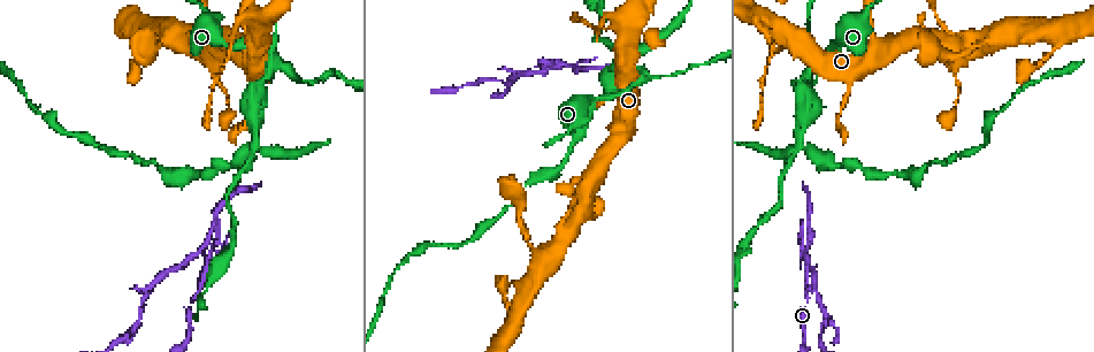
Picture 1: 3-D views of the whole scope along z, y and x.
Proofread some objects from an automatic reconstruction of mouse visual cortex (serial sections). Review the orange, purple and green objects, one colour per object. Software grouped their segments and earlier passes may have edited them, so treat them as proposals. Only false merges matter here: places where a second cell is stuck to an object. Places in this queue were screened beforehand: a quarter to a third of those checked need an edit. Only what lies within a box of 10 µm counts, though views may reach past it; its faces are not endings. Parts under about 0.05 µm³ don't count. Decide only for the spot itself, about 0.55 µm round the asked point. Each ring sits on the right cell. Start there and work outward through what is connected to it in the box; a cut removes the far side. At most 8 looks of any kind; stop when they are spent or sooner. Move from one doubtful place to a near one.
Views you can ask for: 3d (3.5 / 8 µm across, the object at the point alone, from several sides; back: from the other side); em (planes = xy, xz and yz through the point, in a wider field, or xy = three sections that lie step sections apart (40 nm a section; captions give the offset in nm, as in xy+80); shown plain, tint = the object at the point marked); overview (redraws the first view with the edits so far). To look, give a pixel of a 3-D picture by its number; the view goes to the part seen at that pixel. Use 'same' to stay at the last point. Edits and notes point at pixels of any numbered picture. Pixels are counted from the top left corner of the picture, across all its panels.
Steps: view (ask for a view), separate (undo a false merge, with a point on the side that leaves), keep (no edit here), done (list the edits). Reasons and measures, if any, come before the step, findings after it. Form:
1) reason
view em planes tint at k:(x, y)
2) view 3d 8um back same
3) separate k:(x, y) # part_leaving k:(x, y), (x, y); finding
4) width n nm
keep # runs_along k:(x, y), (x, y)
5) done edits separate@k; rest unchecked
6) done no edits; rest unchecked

view 3d 8um at 1:(210, 55)

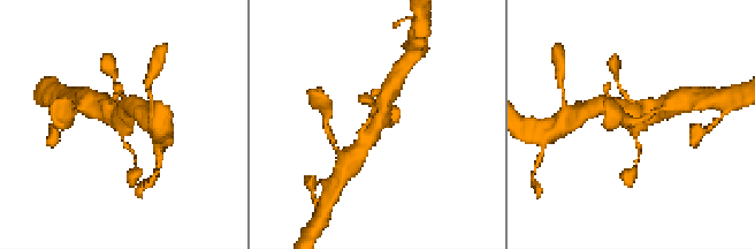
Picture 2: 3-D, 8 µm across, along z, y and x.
view em xy step 1 tint same

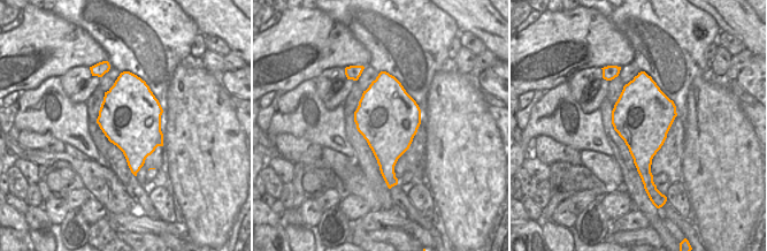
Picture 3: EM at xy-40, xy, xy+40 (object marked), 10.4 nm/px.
width 650 nm
keep # runs_along 2:(393, 87), (375, 128), (364, 142); all the same cell

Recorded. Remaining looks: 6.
sharp bend
view 3d 3.5um at 1:(275, 56)

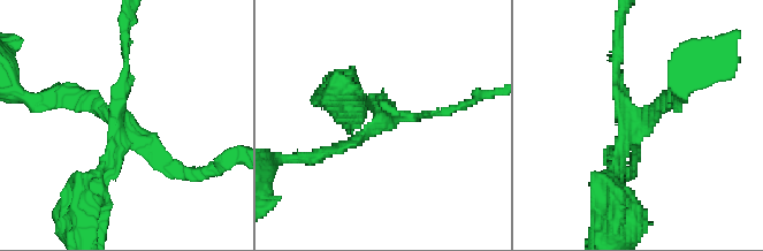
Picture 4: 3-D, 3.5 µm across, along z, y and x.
view em xy step 5 tint at 4:(383, 122)

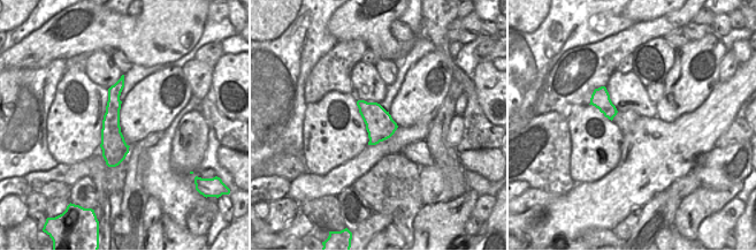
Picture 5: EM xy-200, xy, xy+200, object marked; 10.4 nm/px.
view em xy step 1 tint same

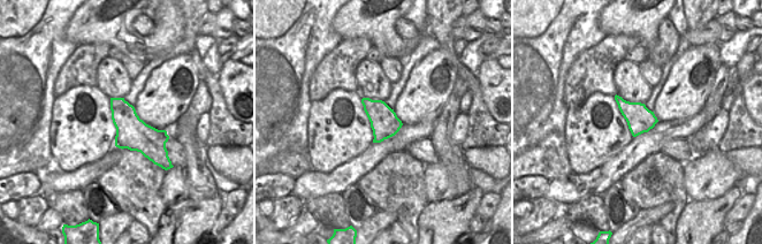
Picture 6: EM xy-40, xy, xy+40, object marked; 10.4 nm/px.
arm_widths 150, 150, 150, 150 nm
separate 4:(124, 73) # part_leaving 4:(120, 142), (77, 205), (74, 234); two cells meet here

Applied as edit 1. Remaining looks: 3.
see it whole again
view overview

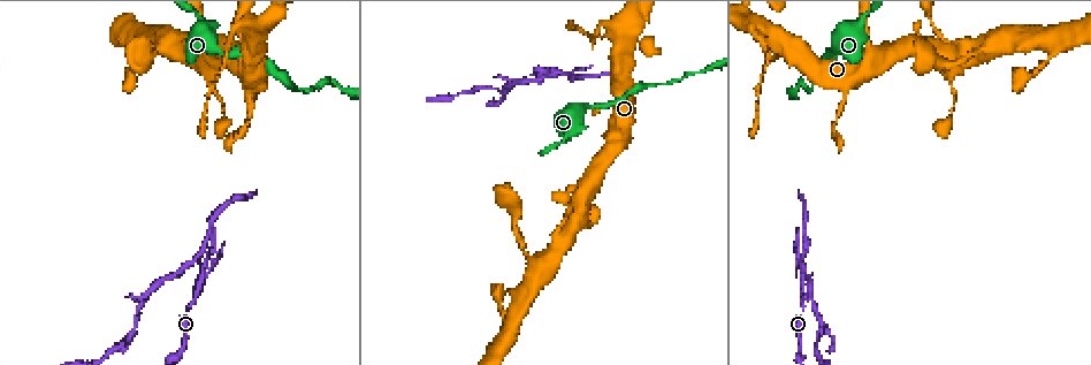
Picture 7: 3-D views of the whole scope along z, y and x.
three-way junction
view 3d 3.5um at 7:(243, 22)

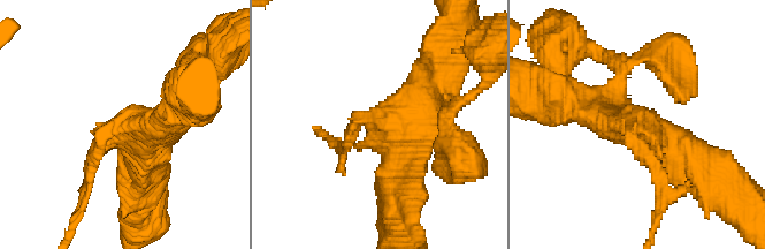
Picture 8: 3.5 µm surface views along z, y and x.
arms 3; arm_widths 200, 450, 500 nm; need the tissue
view em planes tint at 8:(125, 123)

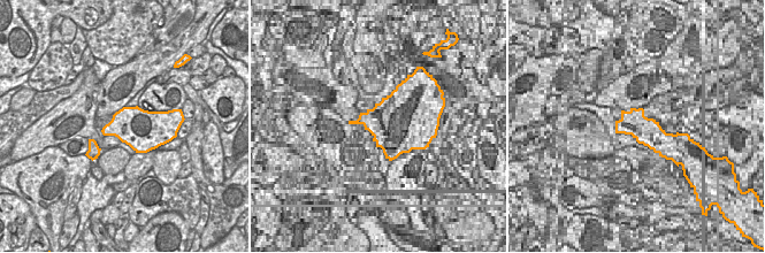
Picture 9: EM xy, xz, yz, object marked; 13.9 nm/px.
separate 8:(680, 191) # part_leaving 8:(632, 136), (664, 193), (652, 232); a second cell is stuck on

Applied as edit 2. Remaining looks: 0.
done edits separate@4, separate@8; rest unchecked

